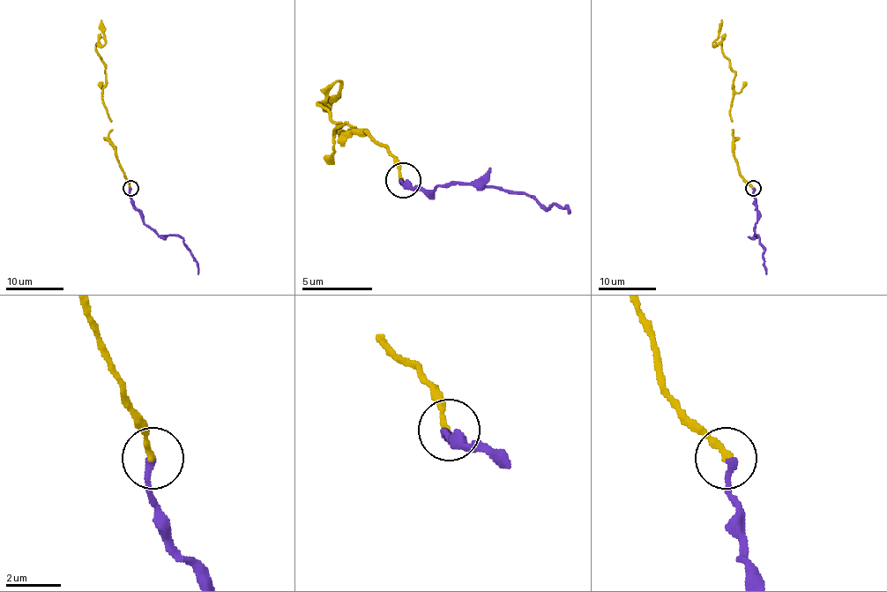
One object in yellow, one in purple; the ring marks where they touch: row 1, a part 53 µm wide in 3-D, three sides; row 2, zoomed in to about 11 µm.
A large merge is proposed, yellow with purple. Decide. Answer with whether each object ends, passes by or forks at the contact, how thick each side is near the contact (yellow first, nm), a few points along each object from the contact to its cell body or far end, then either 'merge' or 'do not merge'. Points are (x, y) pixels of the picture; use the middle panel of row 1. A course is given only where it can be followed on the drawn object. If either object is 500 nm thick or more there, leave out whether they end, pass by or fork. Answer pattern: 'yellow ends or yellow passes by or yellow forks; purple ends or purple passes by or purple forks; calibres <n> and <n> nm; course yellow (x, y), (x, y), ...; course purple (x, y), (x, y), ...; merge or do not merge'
yellow ends; purple ends; calibres 240 and 260 nm; course yellow (404, 181), (372, 135), (333, 131), (340, 124), (319, 103), (340, 82), (330, 103); course purple (404, 181), (404, 184), (425, 191), (474, 184), (524, 191), (545, 209), (566, 209), (570, 213); merge

